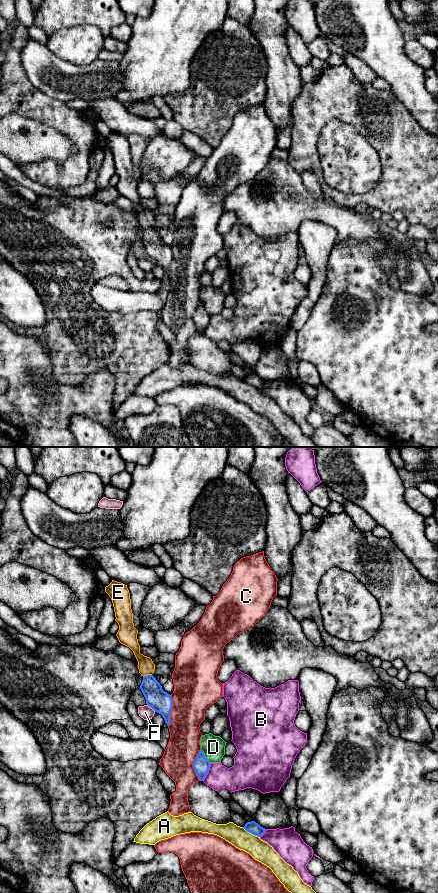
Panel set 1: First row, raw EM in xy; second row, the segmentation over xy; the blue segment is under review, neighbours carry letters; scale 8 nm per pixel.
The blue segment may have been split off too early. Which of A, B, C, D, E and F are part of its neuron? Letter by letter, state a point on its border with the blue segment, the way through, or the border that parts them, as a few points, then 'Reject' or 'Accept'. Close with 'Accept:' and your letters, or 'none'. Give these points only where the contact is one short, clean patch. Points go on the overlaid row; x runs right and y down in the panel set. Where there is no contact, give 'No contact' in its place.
A: Touches blue at xy (251, 833). Reject
B: Touches blue at xy (207, 772). Reject
C: Touches blue at xy (170, 711). Reject
D: Touches blue at xy (204, 756). Reject
E: Touches blue at xy (147, 675). Path across: xy (160, 701), (154, 695), (147, 675), (145, 665). Accept
F: Touches blue at xy (151, 707). Boundary: xy (147, 704), (155, 711). Reject
Accept: E

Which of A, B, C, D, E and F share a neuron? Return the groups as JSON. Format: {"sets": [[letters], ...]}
{"sets": [["A"], ["B"], ["C"], ["D"], ["E"], ["F"]]}

